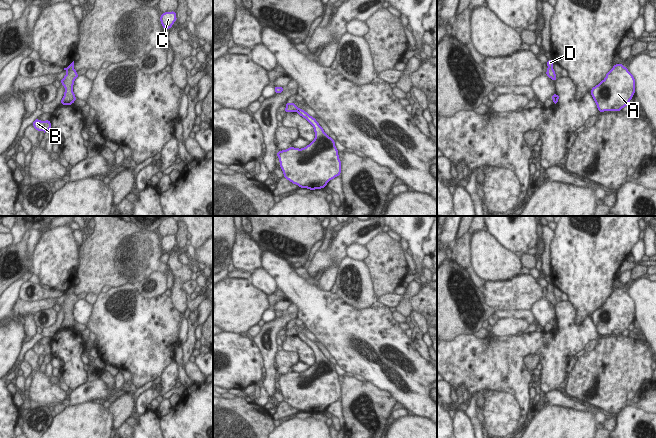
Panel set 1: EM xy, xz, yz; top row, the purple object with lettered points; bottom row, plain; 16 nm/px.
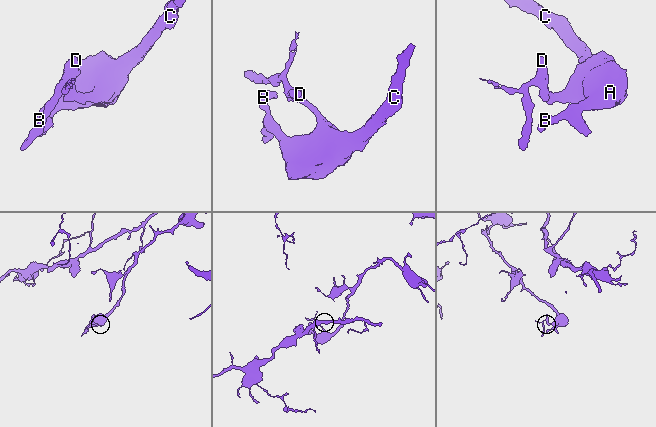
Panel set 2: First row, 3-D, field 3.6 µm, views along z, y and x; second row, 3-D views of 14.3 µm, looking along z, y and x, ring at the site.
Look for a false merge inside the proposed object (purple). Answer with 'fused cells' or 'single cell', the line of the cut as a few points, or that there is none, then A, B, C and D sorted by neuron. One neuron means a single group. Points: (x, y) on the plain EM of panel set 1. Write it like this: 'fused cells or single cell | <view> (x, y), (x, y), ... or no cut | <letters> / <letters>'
fused cells | xz (298, 332), (296, 334) | A B C / D

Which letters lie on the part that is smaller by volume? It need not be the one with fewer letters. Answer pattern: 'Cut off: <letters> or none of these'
Cut off: D

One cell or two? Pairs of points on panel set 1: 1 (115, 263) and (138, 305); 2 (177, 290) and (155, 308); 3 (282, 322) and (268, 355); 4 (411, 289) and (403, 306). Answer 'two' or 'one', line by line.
1: two
2: two
3: one
4: one

